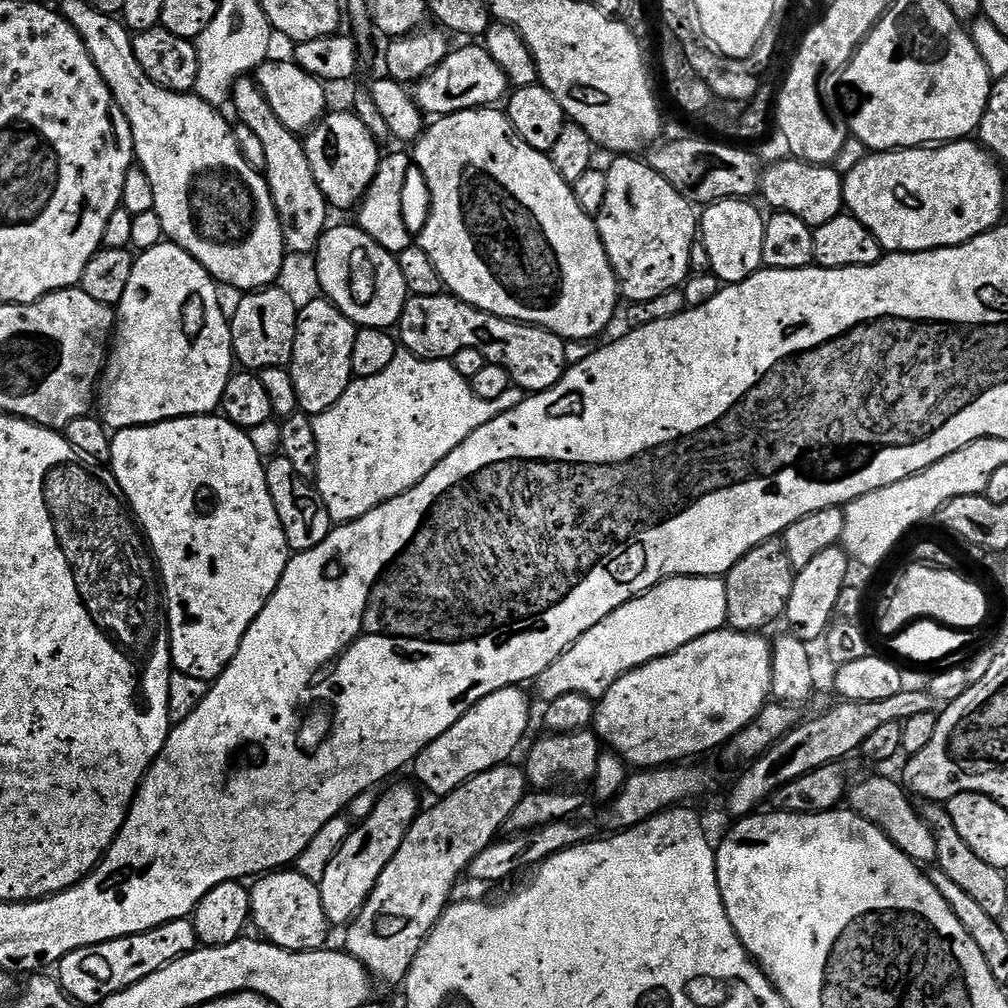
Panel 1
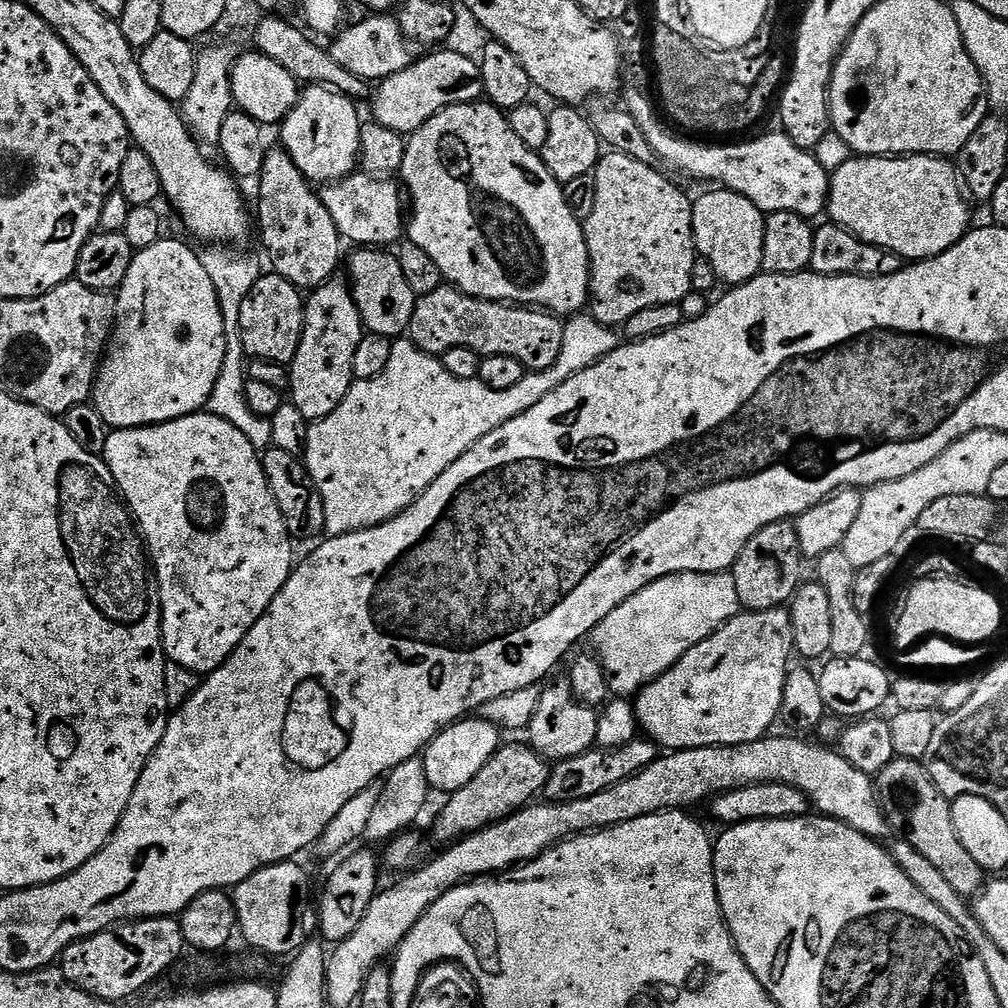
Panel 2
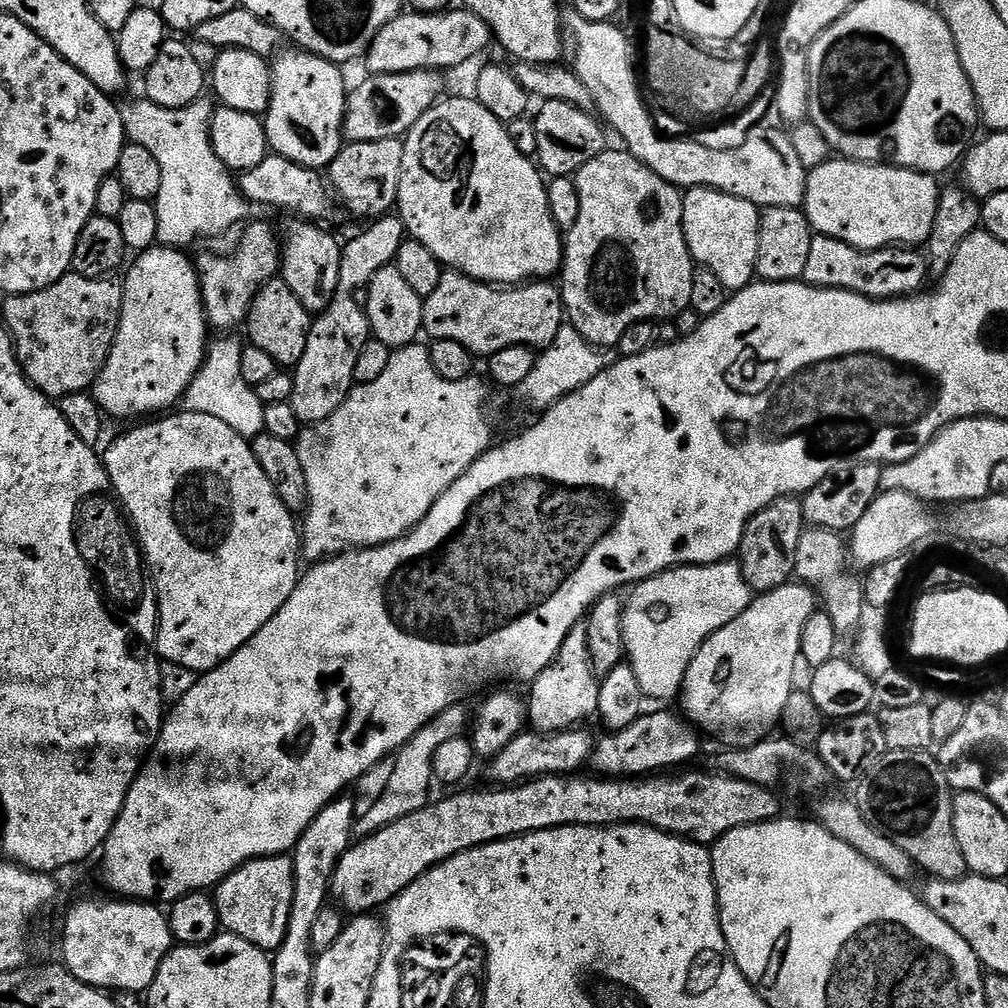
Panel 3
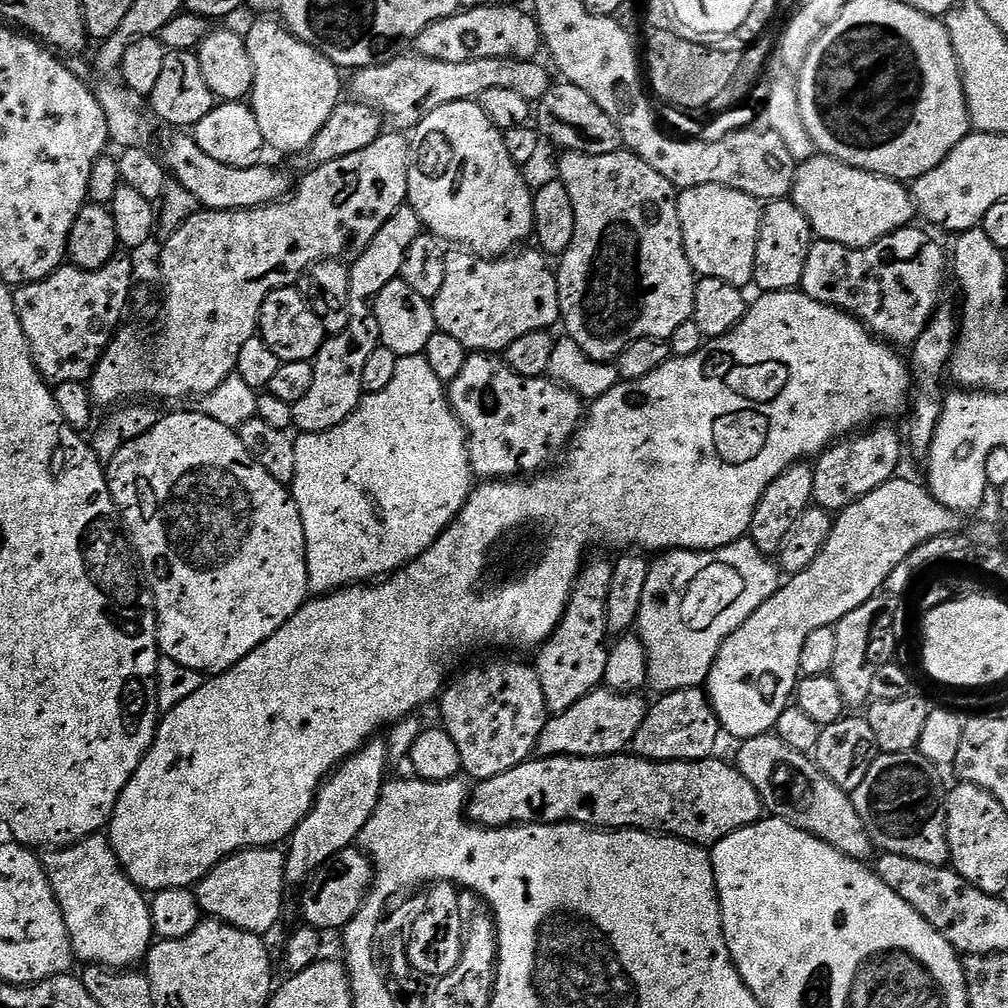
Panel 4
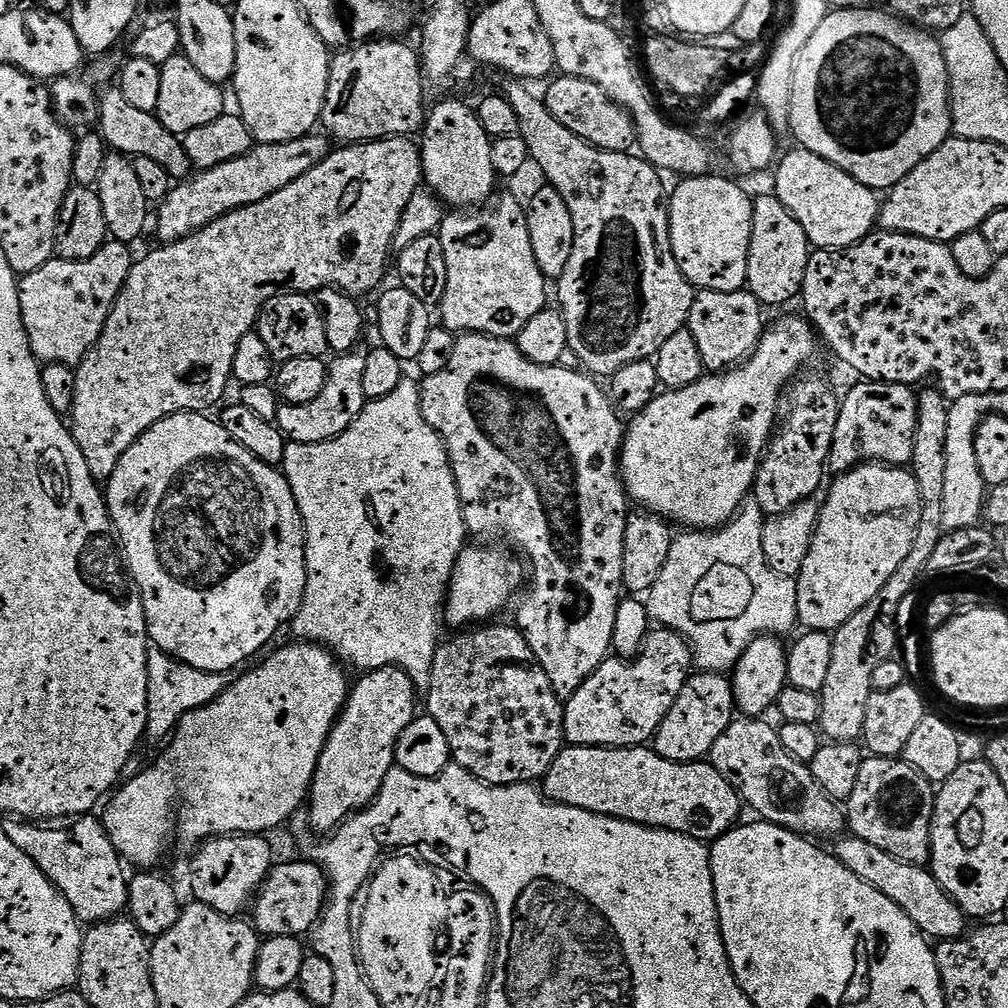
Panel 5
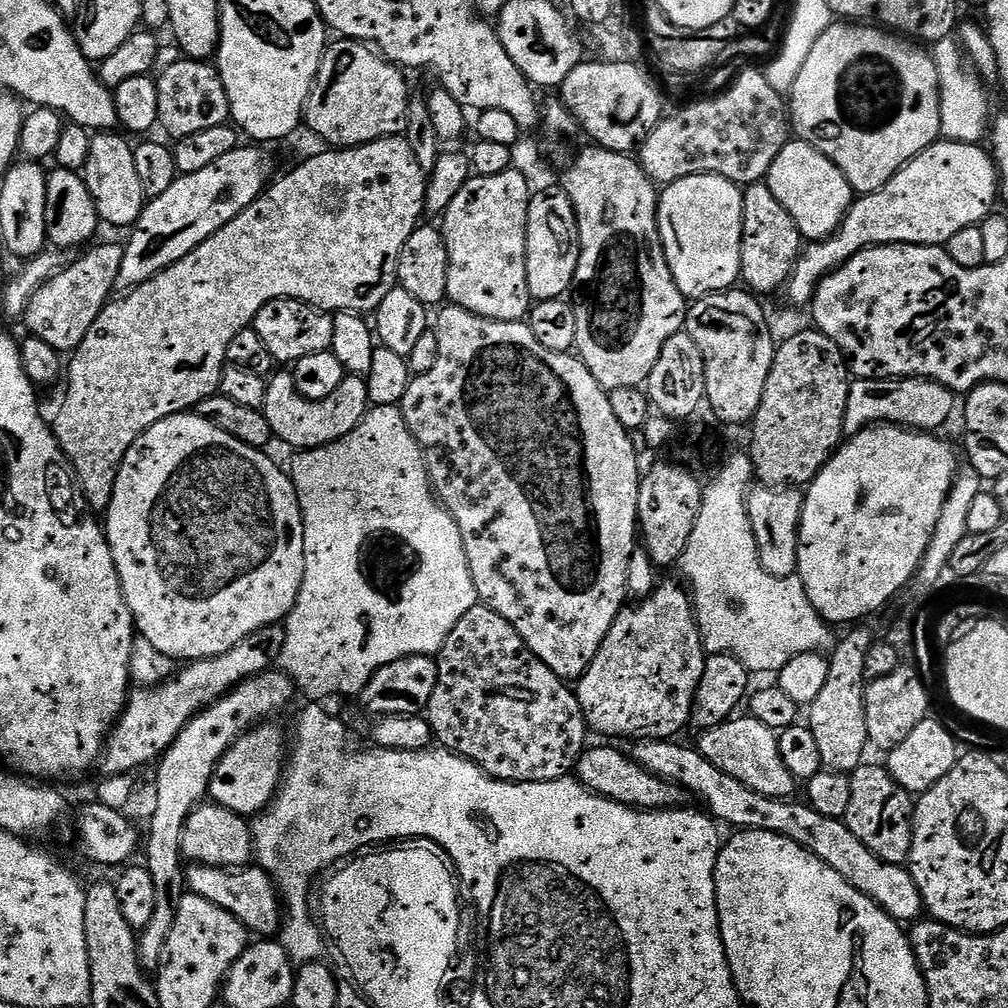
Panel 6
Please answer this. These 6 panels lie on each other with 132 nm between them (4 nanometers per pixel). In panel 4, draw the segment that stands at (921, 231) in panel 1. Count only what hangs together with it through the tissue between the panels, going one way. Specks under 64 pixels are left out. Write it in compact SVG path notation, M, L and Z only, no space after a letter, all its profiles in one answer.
M823 154L811 156L797 167L790 198L798 206L798 210L802 210L802 214L806 214L813 233L819 239L833 240L851 248L870 246L894 230L909 227L914 220L912 194L901 181L875 176L872 172L852 168L848 164L836 160L833 156Z

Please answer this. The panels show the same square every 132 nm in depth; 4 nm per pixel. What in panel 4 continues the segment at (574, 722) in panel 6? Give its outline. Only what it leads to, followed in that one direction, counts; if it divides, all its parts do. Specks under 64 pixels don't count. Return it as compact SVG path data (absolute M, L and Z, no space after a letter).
M492 660L489 664L480 664L477 668L462 673L454 680L438 697L439 723L444 732L454 738L461 773L469 781L472 779L472 782L479 782L486 778L498 778L498 774L506 774L506 770L514 770L514 766L533 759L538 738L550 715L546 706L546 694L542 694L542 682L538 682L535 667L531 663L523 664L520 660Z

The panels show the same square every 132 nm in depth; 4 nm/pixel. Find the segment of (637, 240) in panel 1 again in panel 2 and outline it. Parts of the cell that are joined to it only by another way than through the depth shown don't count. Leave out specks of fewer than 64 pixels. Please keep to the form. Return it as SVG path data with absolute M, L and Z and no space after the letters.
M605 151L600 161L596 164L594 173L594 211L590 218L583 221L584 237L586 238L586 250L588 251L588 265L590 266L590 286L588 294L590 297L590 315L598 322L613 326L622 326L638 310L650 310L650 306L662 306L663 304L679 304L686 294L692 291L690 286L690 270L694 270L694 262L697 258L696 242L692 239L692 206L693 201L680 188L675 188L662 173L652 164L643 164L634 158L630 158L621 152Z

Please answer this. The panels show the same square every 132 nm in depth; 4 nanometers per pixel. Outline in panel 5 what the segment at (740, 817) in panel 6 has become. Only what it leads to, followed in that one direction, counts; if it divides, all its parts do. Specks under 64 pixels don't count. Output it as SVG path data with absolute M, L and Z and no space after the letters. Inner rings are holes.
M844 834L835 841L834 855L840 859L842 866L846 870L851 870L853 874L858 874L862 882L870 882L874 890L886 894L894 906L898 906L918 926L918 930L933 941L956 940L965 935L966 917L963 912L946 894L946 890L932 875L927 867L919 864L907 864L890 854L886 850L878 850L878 846L870 846L862 838L851 834ZM837 843L837 844L836 844Z

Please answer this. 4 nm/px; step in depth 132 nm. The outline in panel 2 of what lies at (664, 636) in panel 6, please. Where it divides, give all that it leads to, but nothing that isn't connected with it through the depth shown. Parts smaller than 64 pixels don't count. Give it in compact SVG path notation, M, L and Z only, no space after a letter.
M527 743L507 744L497 748L490 762L486 762L486 766L482 766L482 770L478 770L478 774L474 774L474 778L466 782L466 786L462 786L462 790L451 793L445 799L448 801L445 802L444 809L436 816L436 836L441 840L441 845L448 846L471 833L481 832L489 824L496 824L508 816L513 816L543 793L550 771L549 761L538 755L533 748L529 748Z

